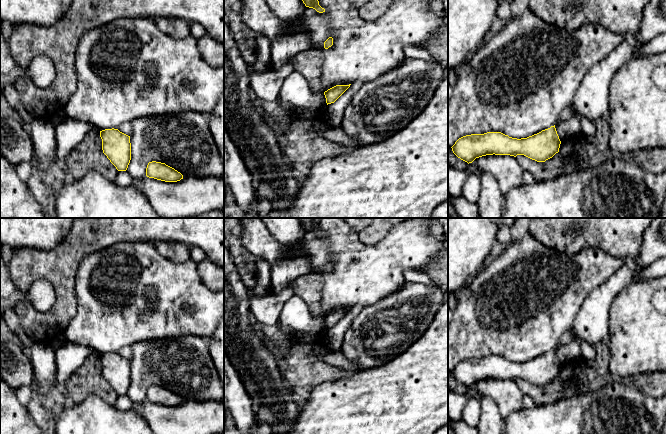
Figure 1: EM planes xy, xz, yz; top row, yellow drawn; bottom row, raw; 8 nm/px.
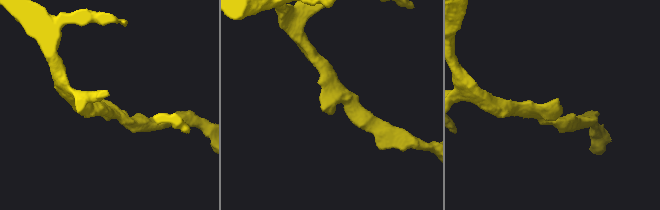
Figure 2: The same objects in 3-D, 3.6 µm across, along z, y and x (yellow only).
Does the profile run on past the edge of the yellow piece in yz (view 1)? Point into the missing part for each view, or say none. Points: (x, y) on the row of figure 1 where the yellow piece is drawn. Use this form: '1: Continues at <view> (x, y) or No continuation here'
1: No continuation here

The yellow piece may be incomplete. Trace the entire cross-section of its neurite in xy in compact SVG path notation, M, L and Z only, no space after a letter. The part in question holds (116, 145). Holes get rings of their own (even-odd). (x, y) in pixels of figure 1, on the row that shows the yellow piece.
M118 129L100 131L102 150L118 171L126 171L131 160L130 136Z

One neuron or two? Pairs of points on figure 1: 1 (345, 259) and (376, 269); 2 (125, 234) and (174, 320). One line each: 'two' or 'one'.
1: one
2: two

